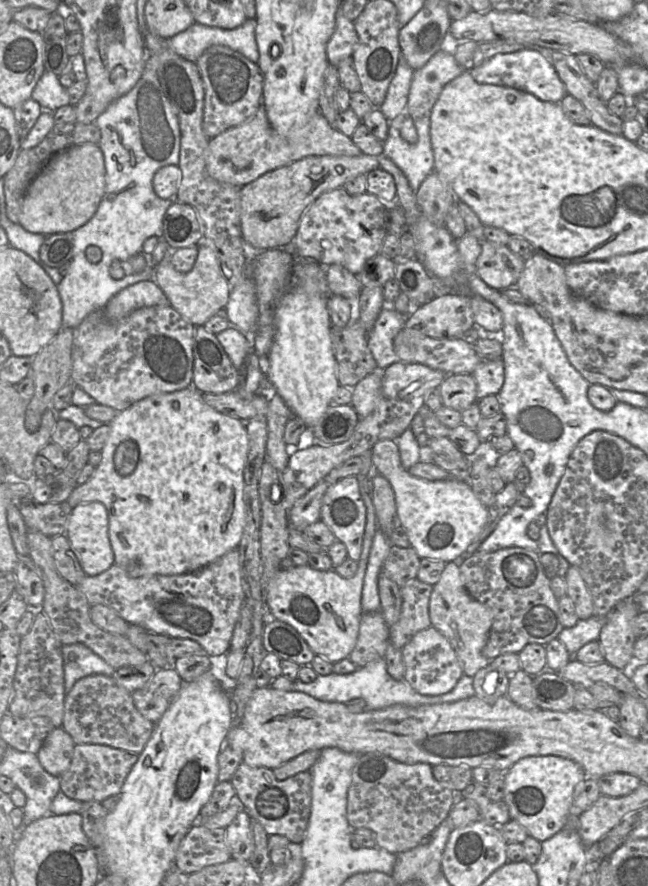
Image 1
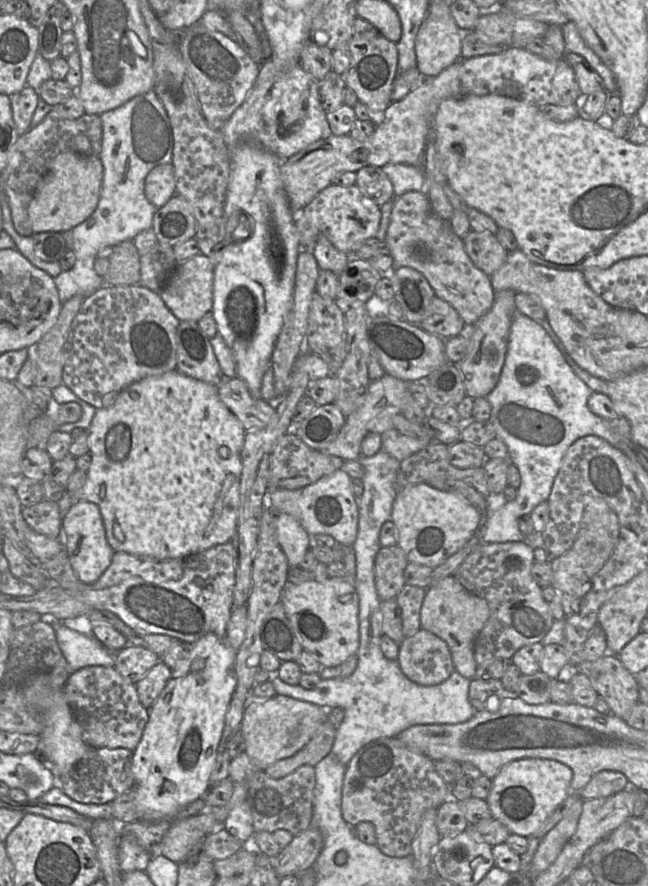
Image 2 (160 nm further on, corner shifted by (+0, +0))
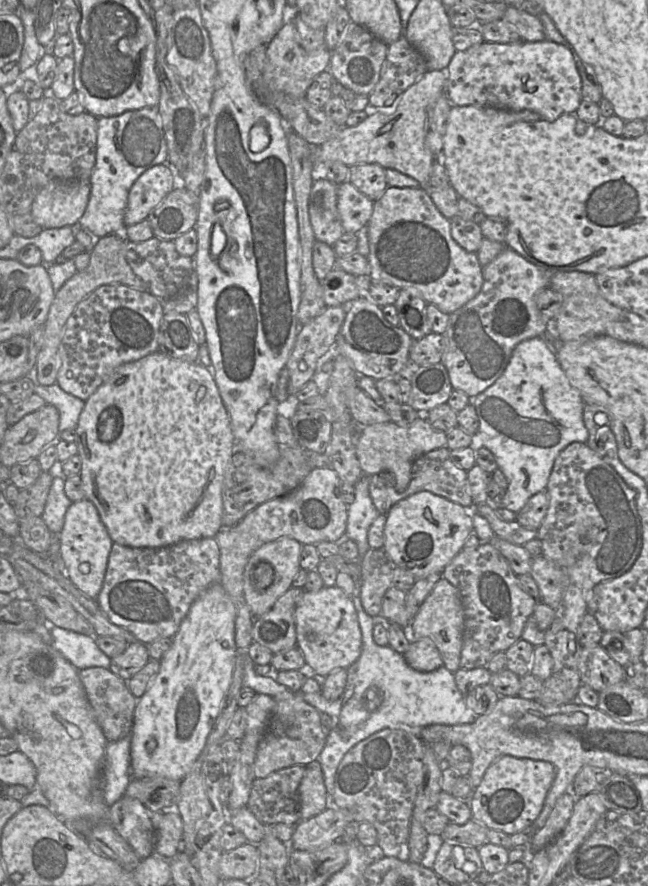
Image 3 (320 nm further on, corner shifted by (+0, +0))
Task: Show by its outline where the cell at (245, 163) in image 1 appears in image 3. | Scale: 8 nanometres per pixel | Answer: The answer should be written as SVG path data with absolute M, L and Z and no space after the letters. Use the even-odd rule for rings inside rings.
M284 22L278 33L267 45L263 83L271 90L280 91L296 98L305 98L313 80L329 68L331 51L326 47L307 52L297 42L291 22Z

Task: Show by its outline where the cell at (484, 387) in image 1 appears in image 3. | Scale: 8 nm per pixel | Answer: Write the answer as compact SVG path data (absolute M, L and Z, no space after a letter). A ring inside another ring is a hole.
M505 247L502 252L497 255L489 264L482 267L482 273L483 273L483 285L480 290L480 292L469 302L467 302L464 306L456 310L455 312L449 314L449 320L446 327L445 332L442 334L445 338L445 349L442 355L441 364L443 364L449 374L449 379L452 385L452 388L454 390L460 390L464 392L469 398L473 398L477 396L478 394L482 393L484 390L486 390L488 387L490 387L504 372L510 357L512 355L512 352L514 348L522 341L531 339L534 337L540 337L544 336L547 337L547 332L551 328L550 321L546 321L541 313L539 312L537 306L536 306L536 294L544 289L549 287L550 284L550 278L552 274L556 272L565 272L565 271L547 271L543 268L540 268L531 262L524 259L521 255L519 255L517 252L515 252L513 249L509 247Z

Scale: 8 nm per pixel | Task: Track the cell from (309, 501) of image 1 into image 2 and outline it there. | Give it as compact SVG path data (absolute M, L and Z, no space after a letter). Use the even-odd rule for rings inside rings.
M279 513L276 520L277 541L287 557L289 568L297 567L310 545L310 535L299 521L287 513Z

